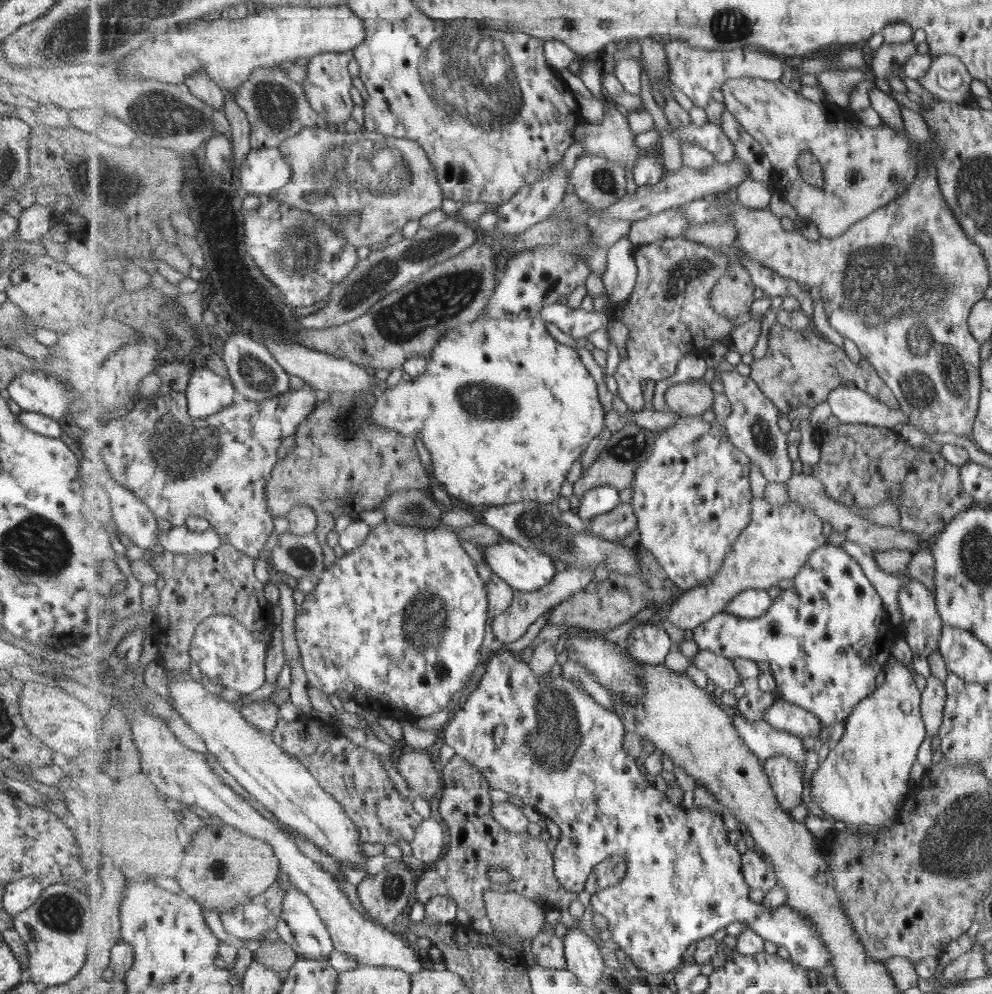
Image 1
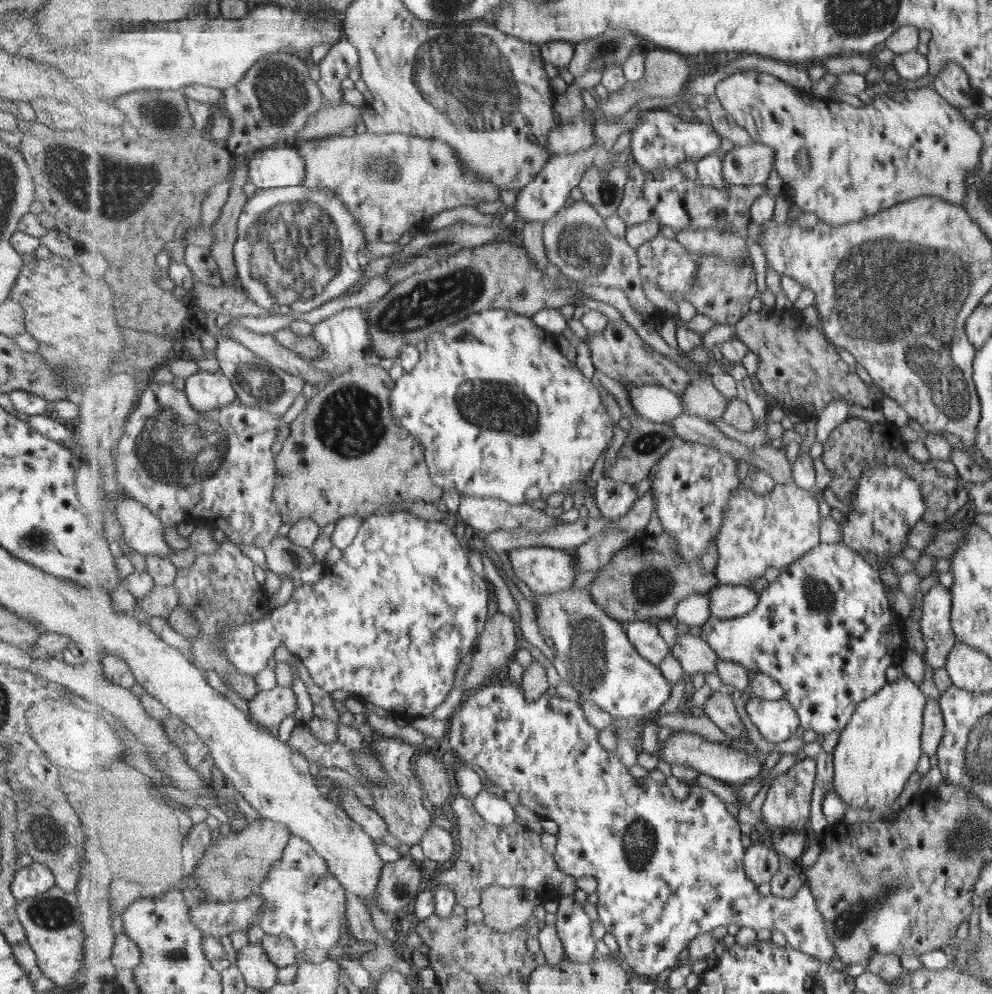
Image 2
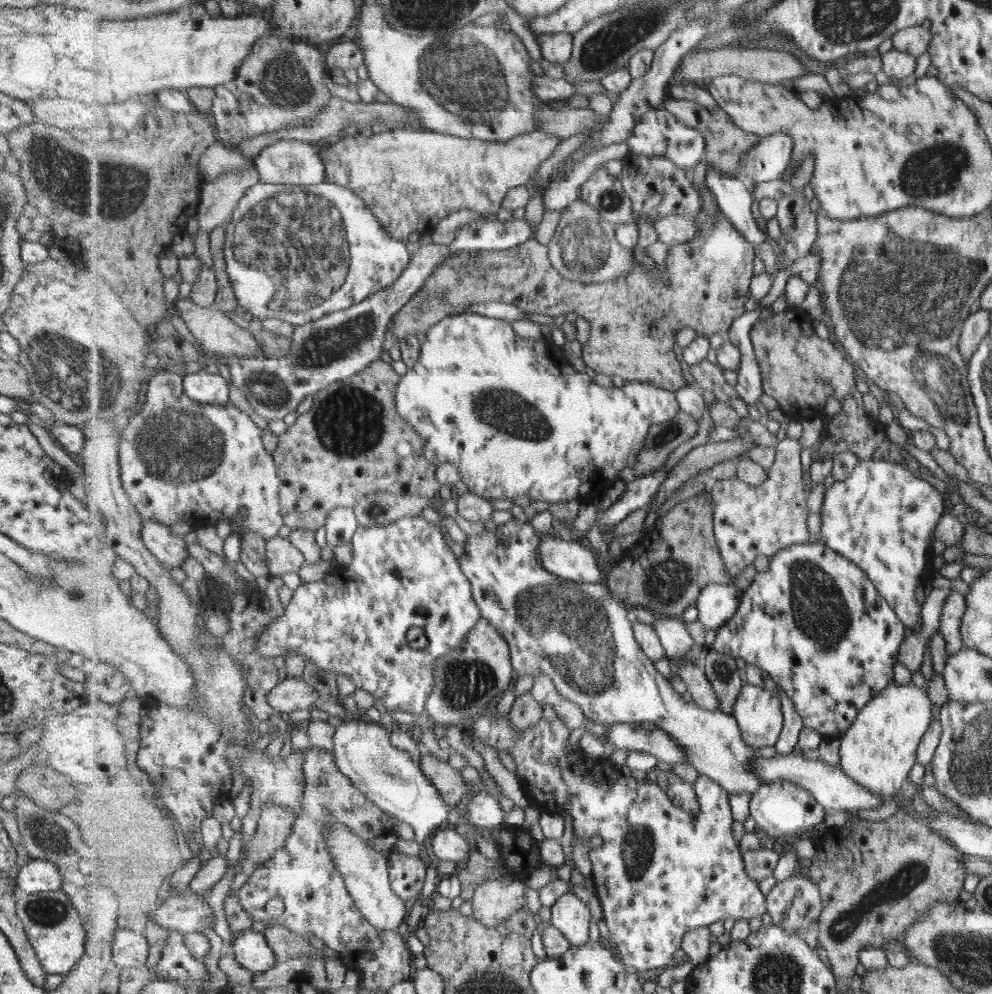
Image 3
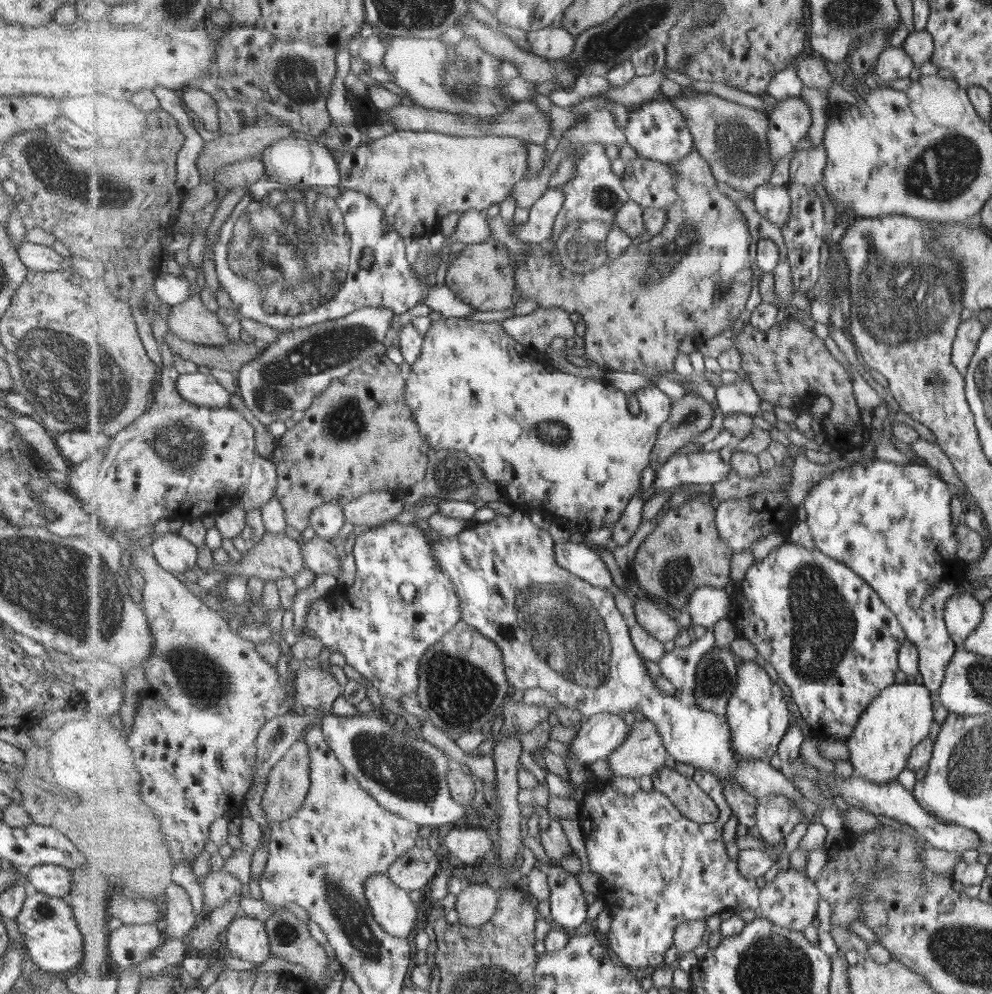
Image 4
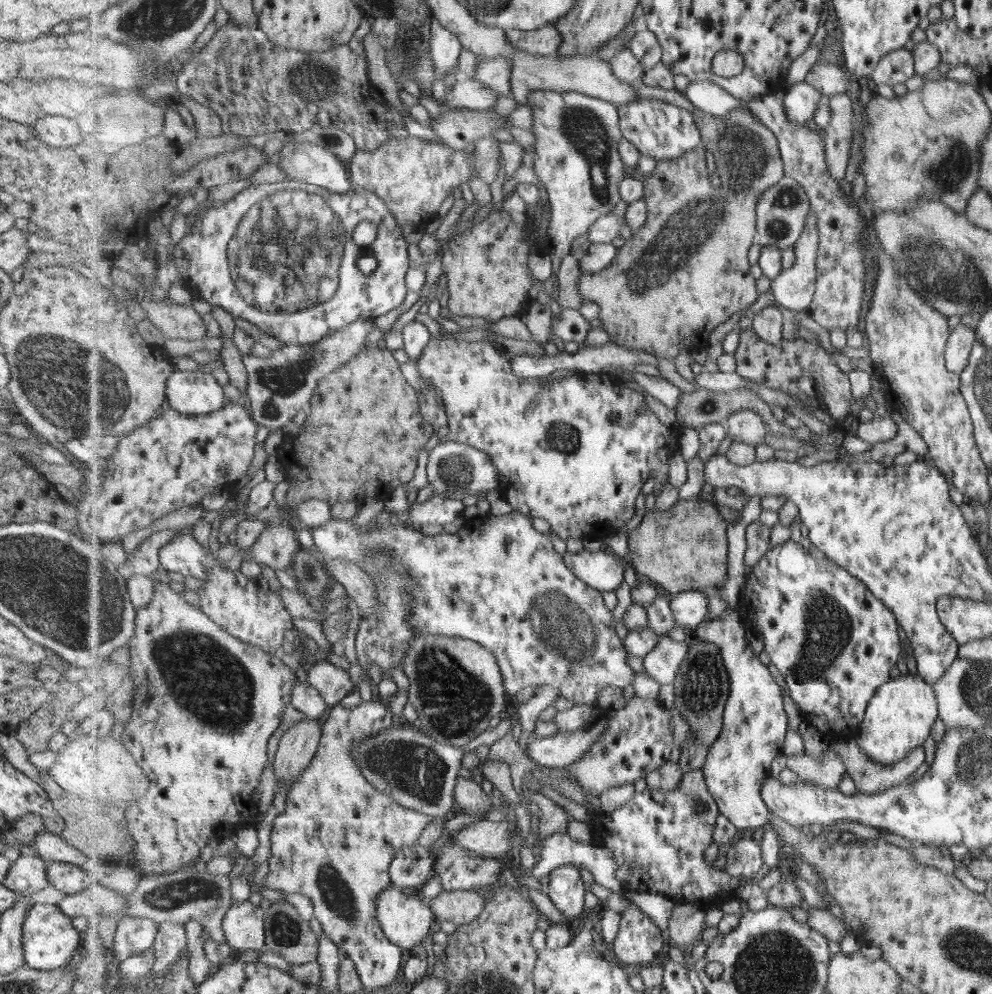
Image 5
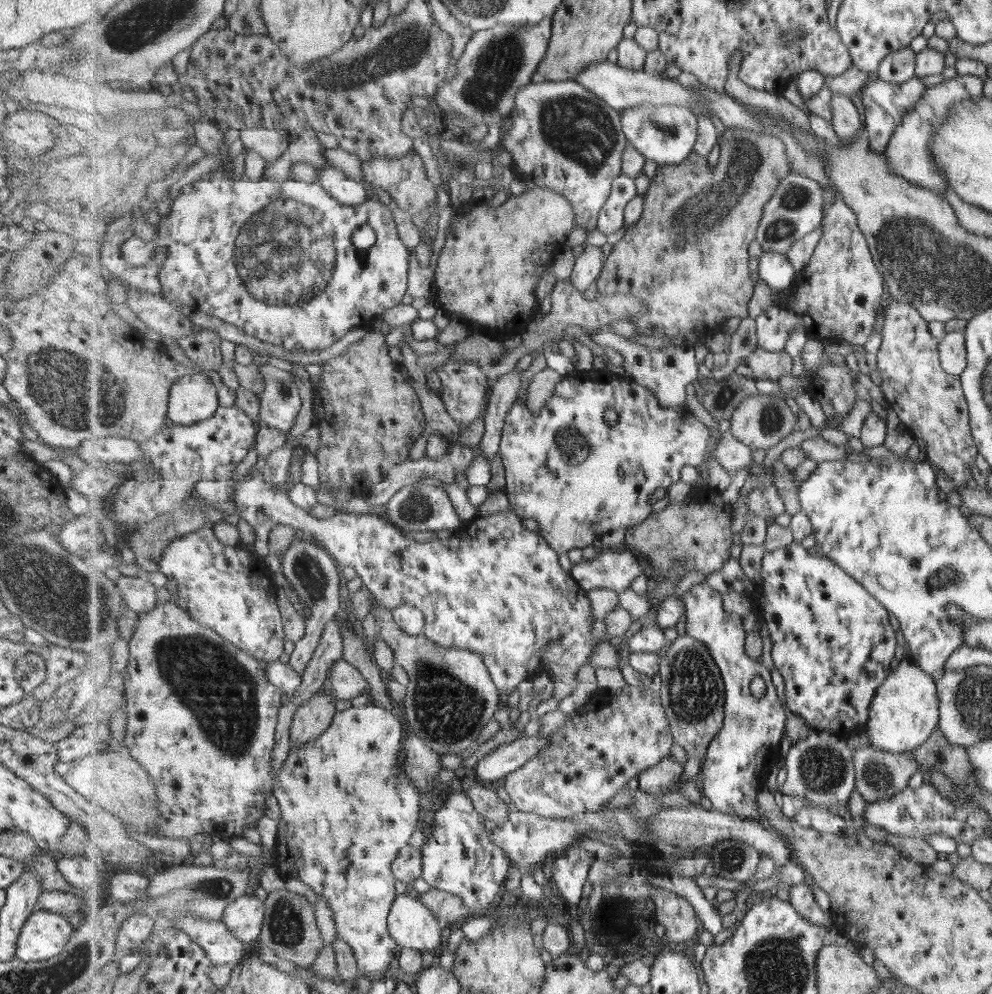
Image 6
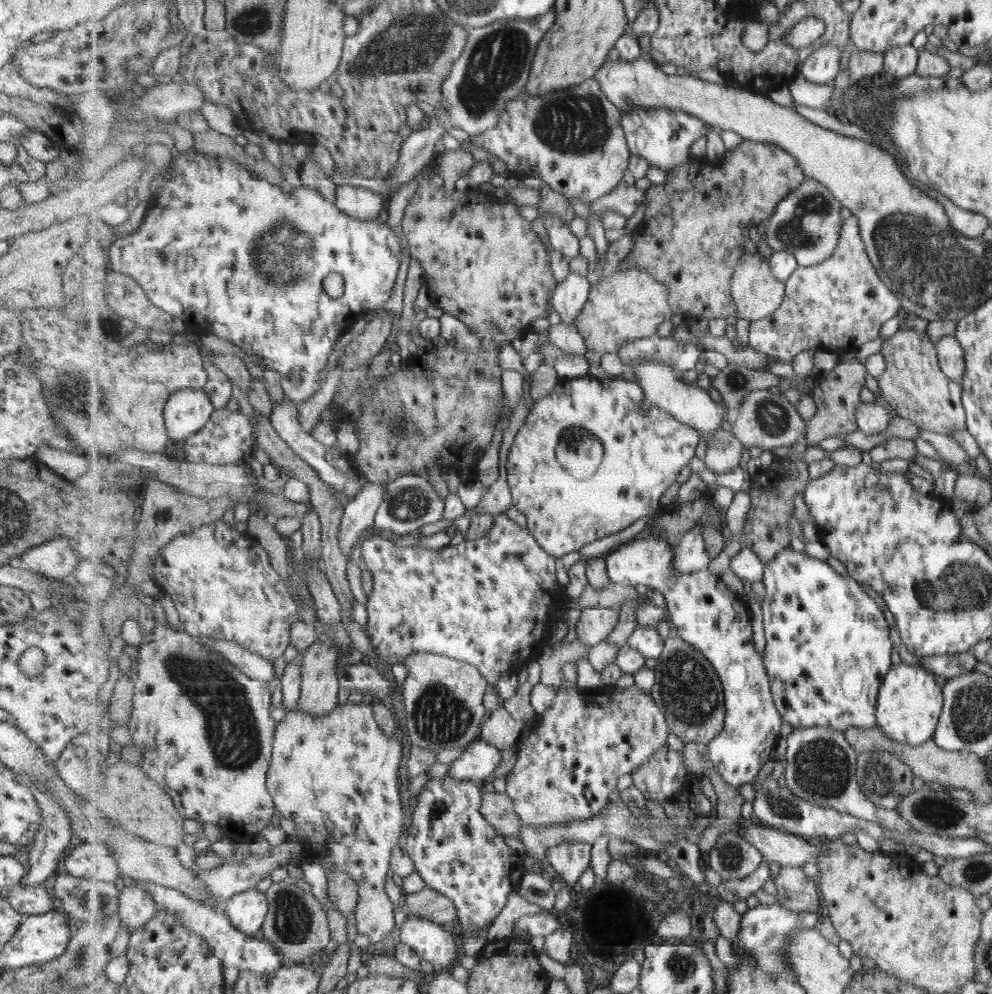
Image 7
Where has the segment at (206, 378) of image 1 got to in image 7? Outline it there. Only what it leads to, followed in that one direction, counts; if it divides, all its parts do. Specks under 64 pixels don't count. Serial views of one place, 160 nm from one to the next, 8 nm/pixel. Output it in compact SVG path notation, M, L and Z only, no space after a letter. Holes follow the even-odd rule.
M204 388L175 391L164 410L169 438L187 442L208 424L215 411L212 396Z

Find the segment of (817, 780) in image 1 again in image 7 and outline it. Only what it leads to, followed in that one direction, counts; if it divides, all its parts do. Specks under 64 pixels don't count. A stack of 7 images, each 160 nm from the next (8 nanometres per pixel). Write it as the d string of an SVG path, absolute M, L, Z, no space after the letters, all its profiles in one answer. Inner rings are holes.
M904 663L892 665L880 688L876 710L877 725L893 740L921 745L933 738L944 706L943 688L933 680L933 673L923 667Z

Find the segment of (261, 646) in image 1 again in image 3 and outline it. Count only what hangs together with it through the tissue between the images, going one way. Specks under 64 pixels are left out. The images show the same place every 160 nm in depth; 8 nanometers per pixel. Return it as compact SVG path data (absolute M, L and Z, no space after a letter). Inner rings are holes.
M418 514L416 517L401 517L386 526L359 526L354 534L351 542L352 560L349 566L337 566L331 570L326 578L321 581L300 582L296 590L293 592L290 603L285 607L284 615L277 617L256 640L256 648L262 656L283 657L289 650L295 650L303 658L308 658L310 662L320 667L323 671L333 672L336 674L344 674L348 676L356 688L361 688L370 693L375 699L382 702L382 705L388 711L402 711L411 715L425 714L425 705L432 692L436 690L436 662L440 656L445 656L454 648L459 649L464 644L464 639L468 636L480 620L482 612L477 604L476 596L473 592L472 582L469 577L465 576L465 572L461 570L459 558L453 554L451 546L449 546L449 538L445 534L442 526L437 526L431 522L427 522L425 518ZM417 626L424 630L424 634L428 639L428 645L424 649L411 648L407 634L409 630Z

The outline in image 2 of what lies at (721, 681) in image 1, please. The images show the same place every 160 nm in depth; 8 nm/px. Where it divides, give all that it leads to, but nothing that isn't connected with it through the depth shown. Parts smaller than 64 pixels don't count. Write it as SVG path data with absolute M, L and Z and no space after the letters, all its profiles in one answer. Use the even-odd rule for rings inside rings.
M678 628L678 639L671 650L681 661L687 674L705 674L705 672L718 672L719 658L716 650L705 642L700 636L693 635L687 629Z

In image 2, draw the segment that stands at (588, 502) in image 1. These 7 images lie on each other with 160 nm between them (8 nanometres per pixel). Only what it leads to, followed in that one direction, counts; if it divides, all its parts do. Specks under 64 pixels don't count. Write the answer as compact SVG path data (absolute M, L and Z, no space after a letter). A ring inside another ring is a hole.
M601 477L596 485L596 506L605 517L618 519L637 504L637 490L629 483Z

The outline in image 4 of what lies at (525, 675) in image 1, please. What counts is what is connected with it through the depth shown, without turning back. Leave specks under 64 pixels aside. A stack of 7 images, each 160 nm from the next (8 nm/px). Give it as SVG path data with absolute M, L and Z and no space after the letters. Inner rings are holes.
M696 768L695 774L691 776L691 779L694 782L697 782L697 786L699 786L703 792L709 793L710 797L717 803L717 806L720 807L721 813L716 823L701 824L697 821L691 820L680 811L676 804L672 803L666 794L659 792L655 788L651 788L650 791L639 789L632 796L626 796L621 792L617 792L613 786L610 786L606 782L605 784L597 785L597 790L586 797L579 805L580 813L578 814L578 824L584 834L584 841L586 842L586 849L588 850L591 869L600 875L599 897L604 902L605 907L609 909L609 913L611 913L611 917L613 918L610 933L608 934L608 939L610 940L610 945L612 947L612 955L622 961L625 965L628 965L630 968L641 973L649 972L651 969L657 967L665 967L665 952L674 945L674 936L679 925L683 923L691 923L691 921L711 918L711 916L715 916L715 914L721 916L724 913L736 913L747 909L753 910L760 908L760 895L762 888L757 886L759 882L756 882L755 879L746 877L742 874L738 861L731 860L731 856L727 854L727 848L725 847L726 842L724 841L724 830L725 825L732 819L734 812L732 806L729 804L728 798L725 796L724 784L715 774L707 772L702 768Z

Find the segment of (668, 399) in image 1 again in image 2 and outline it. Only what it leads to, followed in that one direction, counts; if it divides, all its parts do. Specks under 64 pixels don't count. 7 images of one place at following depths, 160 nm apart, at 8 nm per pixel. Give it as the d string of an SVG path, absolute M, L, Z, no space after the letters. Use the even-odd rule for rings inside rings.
M709 377L693 378L681 397L686 412L710 422L721 419L729 400L713 386Z

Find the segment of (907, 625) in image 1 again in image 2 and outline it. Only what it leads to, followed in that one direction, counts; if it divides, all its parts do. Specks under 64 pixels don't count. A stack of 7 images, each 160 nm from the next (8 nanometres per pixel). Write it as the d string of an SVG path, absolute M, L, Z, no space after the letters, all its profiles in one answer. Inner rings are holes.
M939 583L922 598L919 620L922 640L926 645L923 656L926 668L941 668L957 641L950 627L951 593Z

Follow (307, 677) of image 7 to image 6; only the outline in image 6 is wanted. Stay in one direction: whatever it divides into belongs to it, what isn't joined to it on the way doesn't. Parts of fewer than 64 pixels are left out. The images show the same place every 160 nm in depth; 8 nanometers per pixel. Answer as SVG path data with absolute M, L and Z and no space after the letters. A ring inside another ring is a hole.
M326 685L314 698L305 703L305 707L297 710L290 734L292 746L312 742L330 728L337 713L335 700L329 686Z

